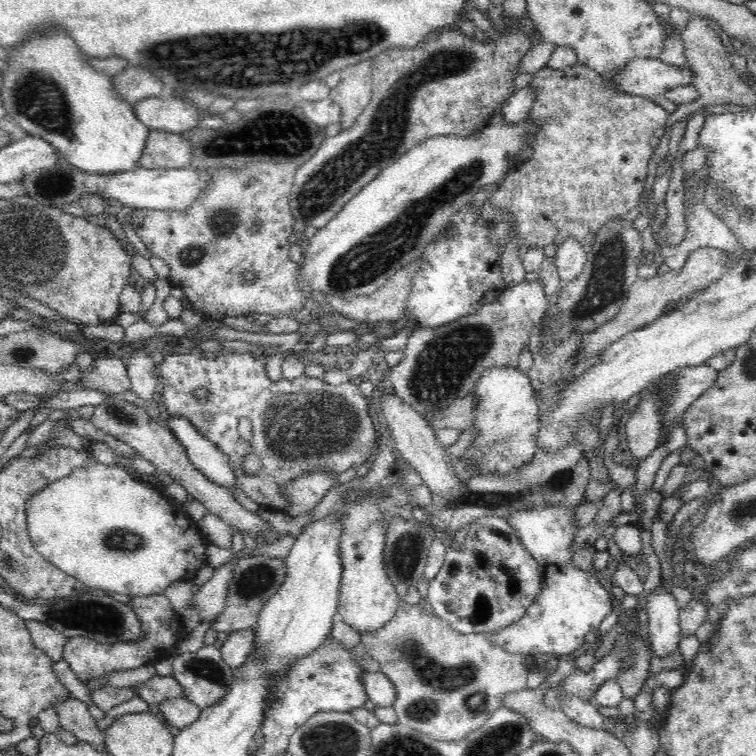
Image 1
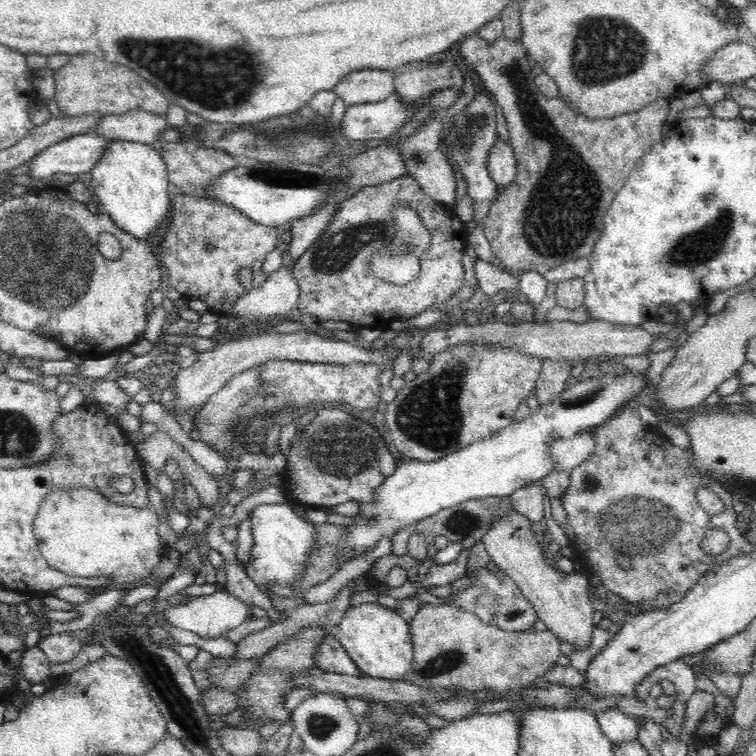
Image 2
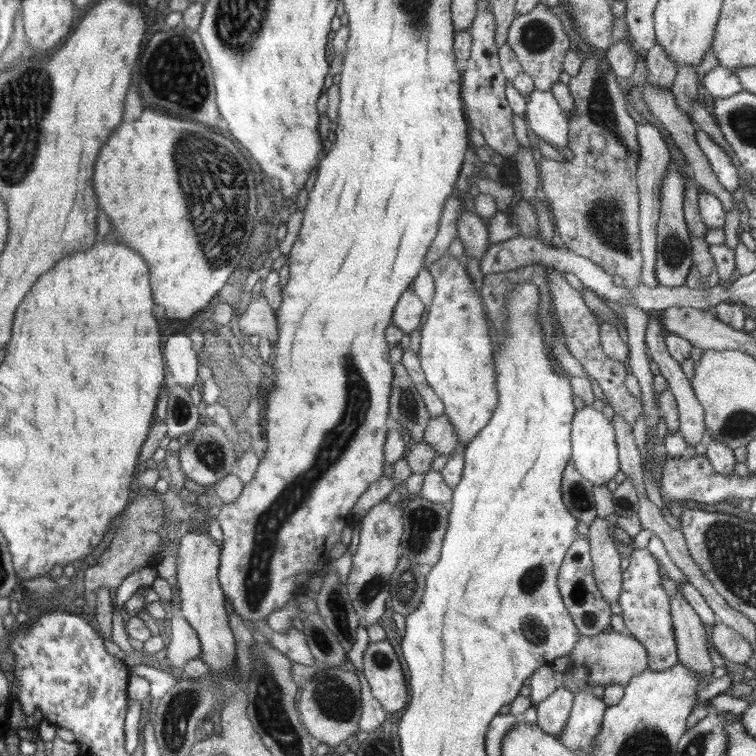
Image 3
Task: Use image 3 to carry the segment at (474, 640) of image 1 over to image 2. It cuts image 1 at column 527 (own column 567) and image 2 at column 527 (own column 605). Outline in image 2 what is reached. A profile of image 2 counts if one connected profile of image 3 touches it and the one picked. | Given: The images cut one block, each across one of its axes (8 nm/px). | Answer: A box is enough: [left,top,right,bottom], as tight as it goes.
[406,603,560,695]

